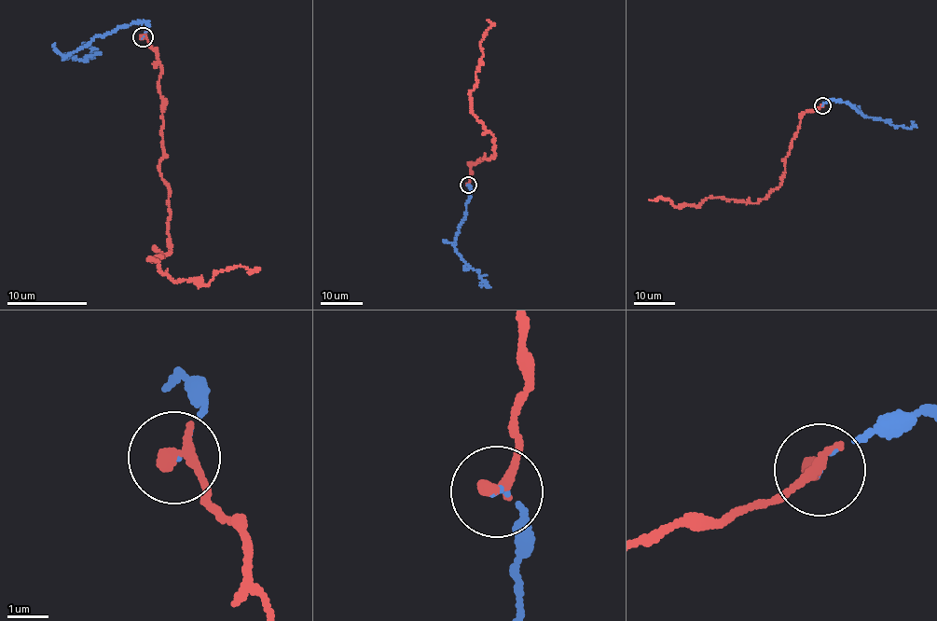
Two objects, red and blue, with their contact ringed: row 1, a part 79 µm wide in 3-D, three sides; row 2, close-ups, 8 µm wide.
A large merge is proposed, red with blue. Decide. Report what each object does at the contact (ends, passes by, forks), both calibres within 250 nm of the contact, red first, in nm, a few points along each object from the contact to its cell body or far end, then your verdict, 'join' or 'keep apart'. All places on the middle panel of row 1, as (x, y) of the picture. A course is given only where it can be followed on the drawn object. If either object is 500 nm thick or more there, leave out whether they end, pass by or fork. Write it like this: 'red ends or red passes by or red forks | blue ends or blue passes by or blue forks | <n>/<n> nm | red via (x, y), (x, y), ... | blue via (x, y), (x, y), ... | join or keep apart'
red ends | blue ends | 380/70 nm | red via (468, 185), (471, 163), (494, 158), (495, 140), (472, 112), (470, 97), (487, 19) | blue via (468, 185), (470, 187), (466, 213), (454, 246), (486, 285), (479, 284) | join

